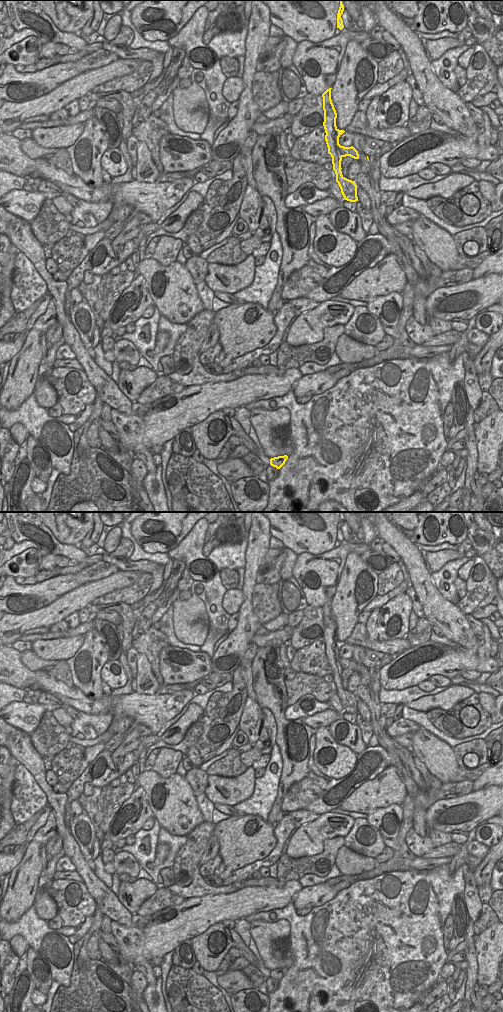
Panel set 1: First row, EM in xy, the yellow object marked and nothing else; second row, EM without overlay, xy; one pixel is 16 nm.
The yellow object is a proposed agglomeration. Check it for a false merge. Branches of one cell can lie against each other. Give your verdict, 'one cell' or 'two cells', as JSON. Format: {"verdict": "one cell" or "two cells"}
{"verdict": "two cells"}

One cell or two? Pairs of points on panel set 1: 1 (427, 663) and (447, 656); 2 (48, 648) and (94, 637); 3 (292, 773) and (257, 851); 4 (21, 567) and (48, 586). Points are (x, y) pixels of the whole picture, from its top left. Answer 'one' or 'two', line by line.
1: one
2: two
3: two
4: two

